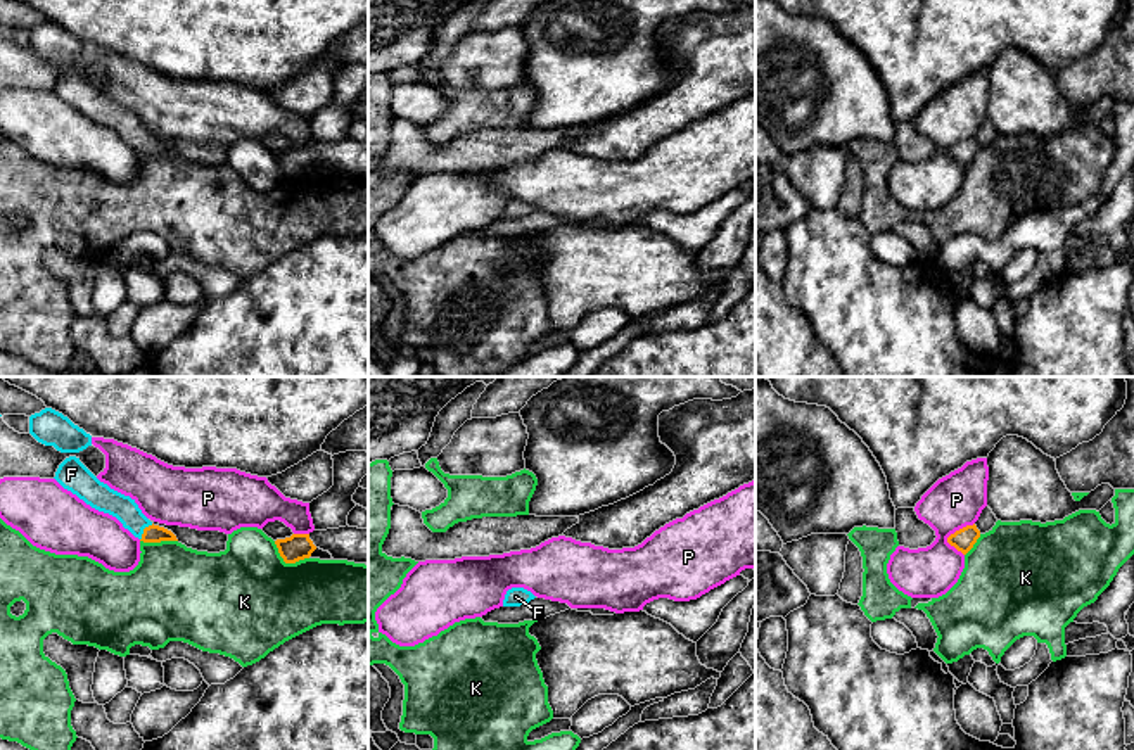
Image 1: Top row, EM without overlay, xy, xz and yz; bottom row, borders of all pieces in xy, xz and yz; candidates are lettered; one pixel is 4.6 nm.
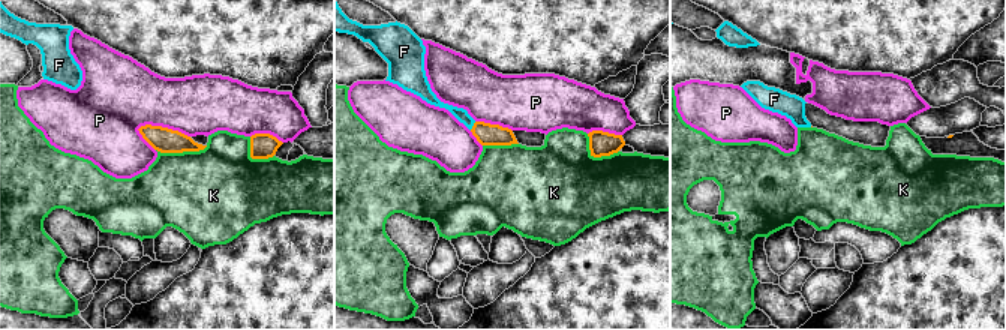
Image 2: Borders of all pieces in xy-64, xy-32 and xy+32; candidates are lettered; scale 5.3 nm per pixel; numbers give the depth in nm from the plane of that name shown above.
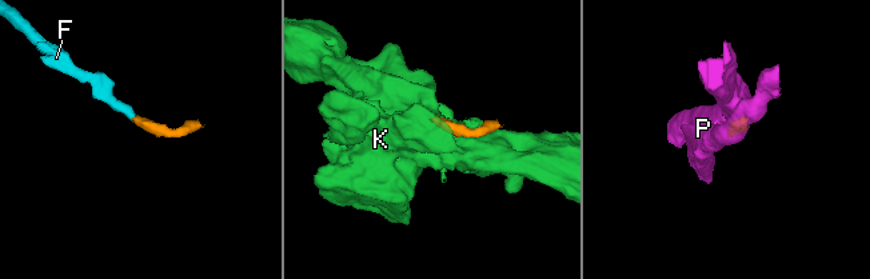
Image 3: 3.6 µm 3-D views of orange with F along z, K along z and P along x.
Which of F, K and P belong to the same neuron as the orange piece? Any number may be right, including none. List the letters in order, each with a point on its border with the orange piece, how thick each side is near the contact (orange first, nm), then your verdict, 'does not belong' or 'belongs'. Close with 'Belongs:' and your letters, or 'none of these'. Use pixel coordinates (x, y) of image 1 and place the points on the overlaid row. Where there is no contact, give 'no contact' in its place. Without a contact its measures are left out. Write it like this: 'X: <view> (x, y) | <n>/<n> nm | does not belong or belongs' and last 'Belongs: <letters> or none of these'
F: xy (144, 531) | 80/120 nm | belongs
K: xy (287, 562) | 120/480 nm | does not belong
P: yz (951, 534) | 110/260 nm | does not belong
Belongs: F

